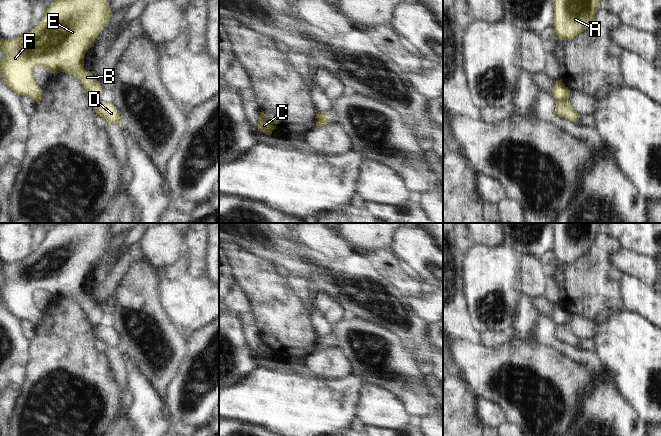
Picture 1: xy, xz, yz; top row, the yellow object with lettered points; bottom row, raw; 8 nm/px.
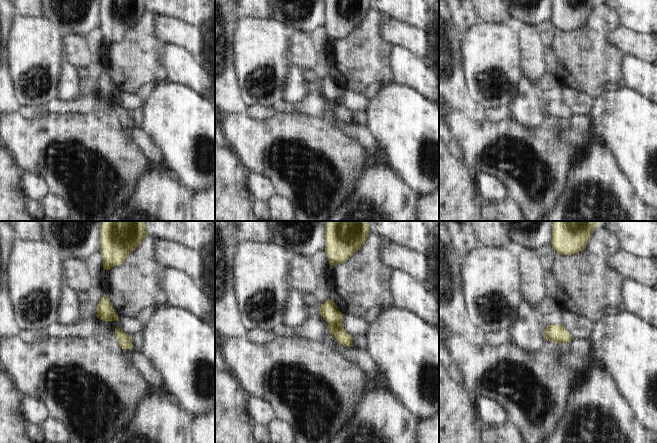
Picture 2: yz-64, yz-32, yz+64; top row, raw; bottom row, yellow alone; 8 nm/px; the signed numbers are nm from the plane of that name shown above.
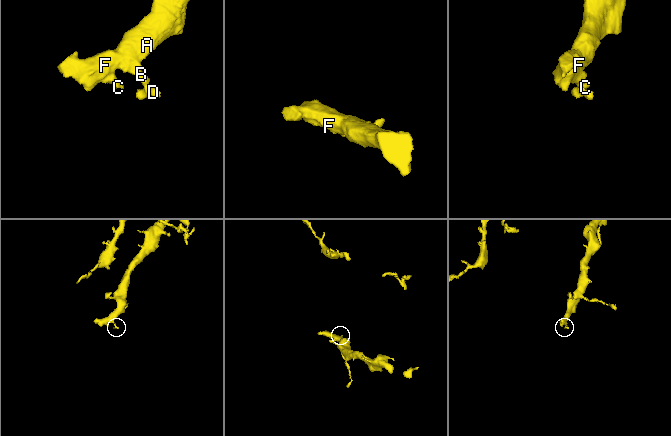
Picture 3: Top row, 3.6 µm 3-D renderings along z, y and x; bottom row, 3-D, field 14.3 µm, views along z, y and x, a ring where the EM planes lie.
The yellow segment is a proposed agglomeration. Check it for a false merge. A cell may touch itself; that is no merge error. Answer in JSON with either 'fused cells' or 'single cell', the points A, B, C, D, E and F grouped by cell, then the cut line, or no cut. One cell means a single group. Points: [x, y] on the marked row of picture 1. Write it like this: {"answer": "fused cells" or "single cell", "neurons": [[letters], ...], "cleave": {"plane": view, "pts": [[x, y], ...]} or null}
{"answer": "fused cells", "neurons": [["A", "B", "C", "E", "F"], ["D"]], "cleave": {"plane": "yz", "pts": [[567, 99], [557, 101]]}}

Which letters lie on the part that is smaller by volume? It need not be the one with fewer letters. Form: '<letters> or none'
D

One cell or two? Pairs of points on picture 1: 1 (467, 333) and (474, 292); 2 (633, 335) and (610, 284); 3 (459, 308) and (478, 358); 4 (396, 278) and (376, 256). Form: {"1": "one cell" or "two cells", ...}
{"1": "two cells", "2": "two cells", "3": "two cells", "4": "one cell"}

